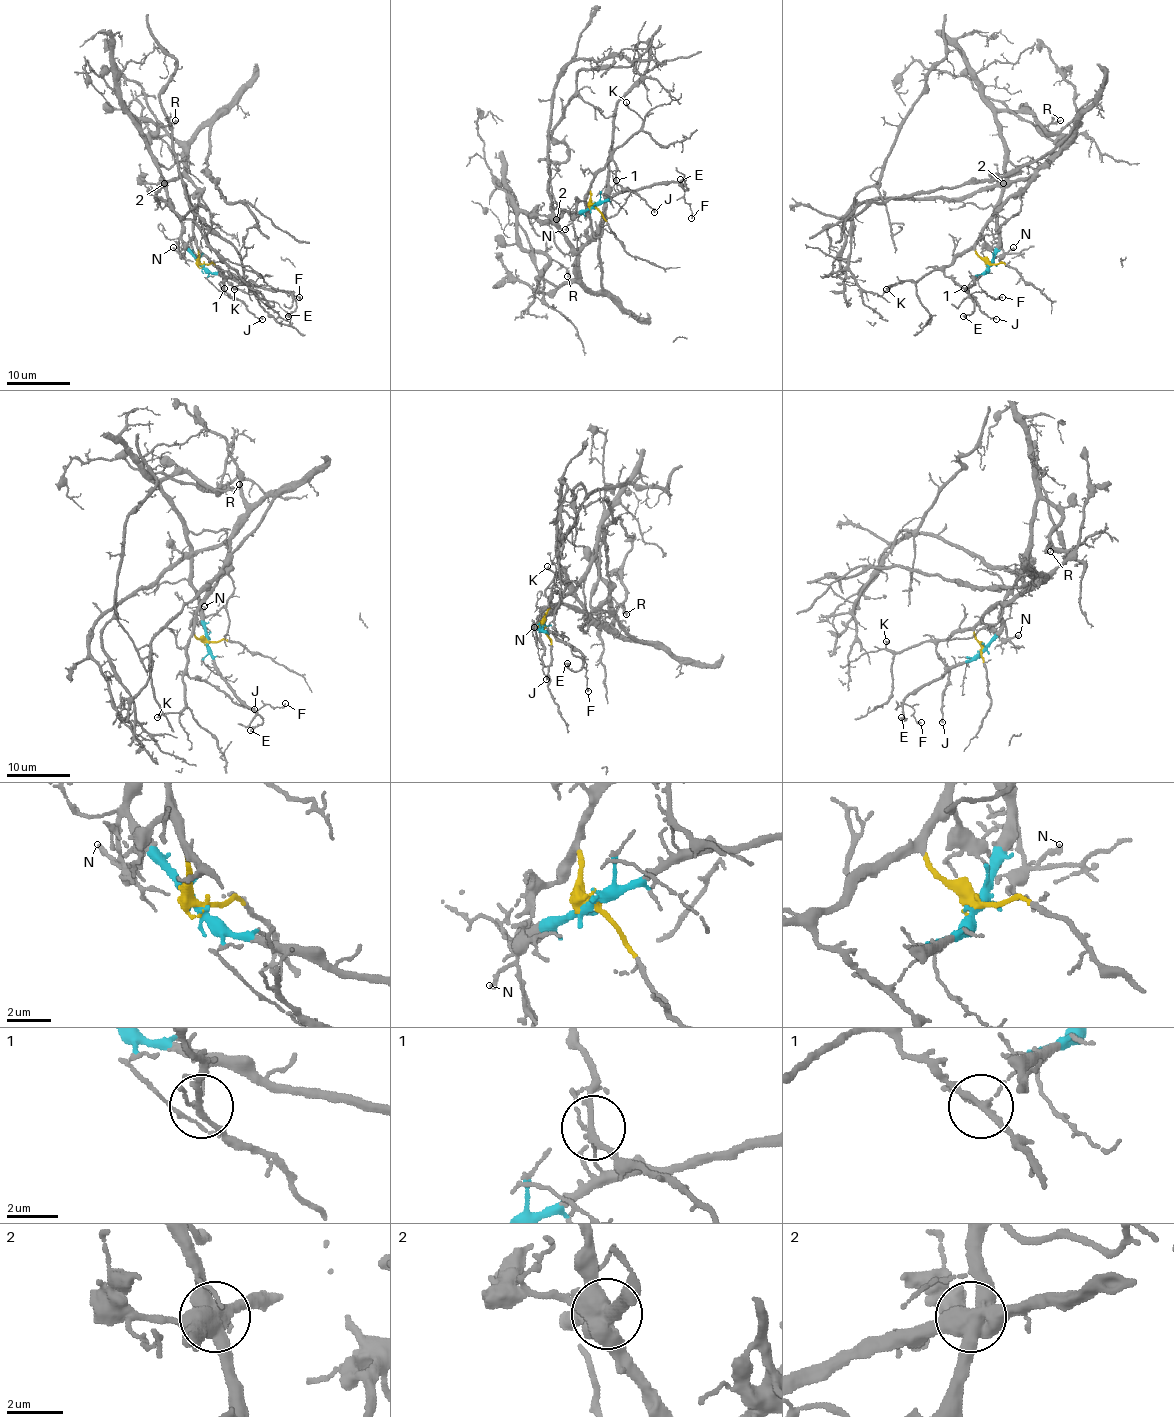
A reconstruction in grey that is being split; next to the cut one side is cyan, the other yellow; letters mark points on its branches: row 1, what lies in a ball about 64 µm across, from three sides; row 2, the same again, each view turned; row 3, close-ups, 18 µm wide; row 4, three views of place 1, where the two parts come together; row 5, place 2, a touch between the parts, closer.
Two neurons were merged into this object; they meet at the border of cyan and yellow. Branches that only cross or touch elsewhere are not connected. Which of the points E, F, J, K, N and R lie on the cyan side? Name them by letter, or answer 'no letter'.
E, F, N, R

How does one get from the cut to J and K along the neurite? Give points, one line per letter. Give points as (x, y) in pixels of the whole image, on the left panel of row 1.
J: (201, 264), (197, 250), (224, 278), (224, 289), (262, 319)
K: (201, 264), (197, 250), (215, 266), (251, 281), (240, 283), (234, 289)

